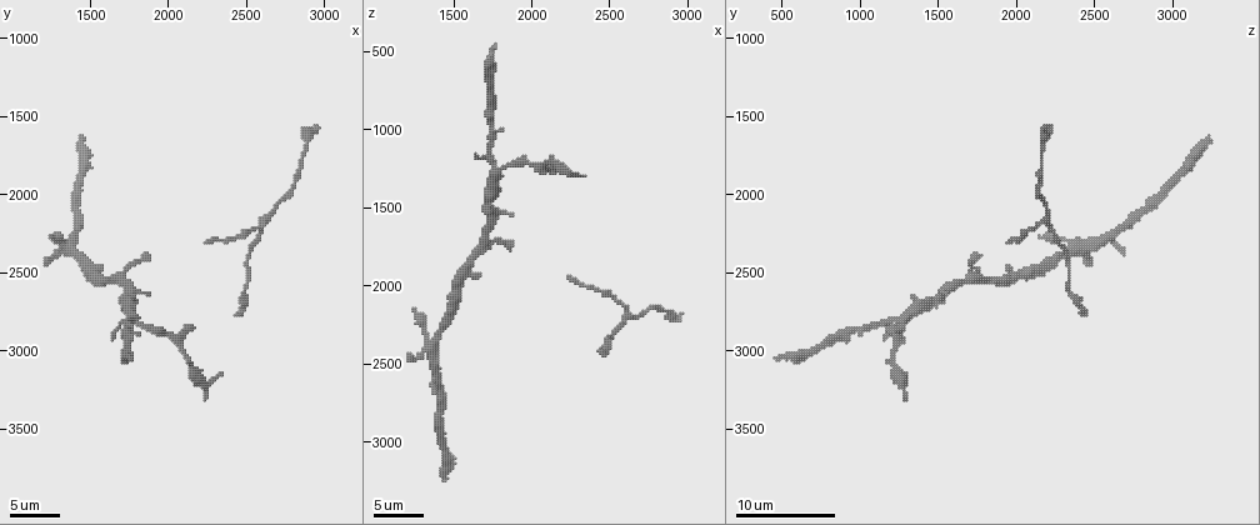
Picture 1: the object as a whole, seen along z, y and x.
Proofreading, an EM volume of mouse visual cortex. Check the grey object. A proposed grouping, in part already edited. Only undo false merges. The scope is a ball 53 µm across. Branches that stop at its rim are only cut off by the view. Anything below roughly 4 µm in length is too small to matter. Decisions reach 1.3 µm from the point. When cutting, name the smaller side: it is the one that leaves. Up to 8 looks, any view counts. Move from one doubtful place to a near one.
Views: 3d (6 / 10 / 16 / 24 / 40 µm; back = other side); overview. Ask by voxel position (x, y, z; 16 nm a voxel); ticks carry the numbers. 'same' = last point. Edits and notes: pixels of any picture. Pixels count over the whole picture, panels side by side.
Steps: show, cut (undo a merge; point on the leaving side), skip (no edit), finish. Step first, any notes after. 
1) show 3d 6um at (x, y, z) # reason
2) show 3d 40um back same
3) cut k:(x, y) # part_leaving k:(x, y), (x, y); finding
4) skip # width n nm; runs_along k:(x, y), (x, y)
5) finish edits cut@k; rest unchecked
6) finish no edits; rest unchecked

show 3d 10um at (1780, 2800, 1260) # small branch off a trunk

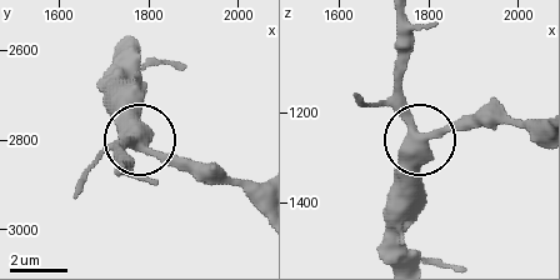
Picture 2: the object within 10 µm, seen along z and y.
skip # width 380 nm; runs_along 2:(113, 54), (115, 99), (144, 140), (196, 164); continuous, no second neuron

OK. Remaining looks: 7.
show 3d 10um at (1680, 2540, 1740)

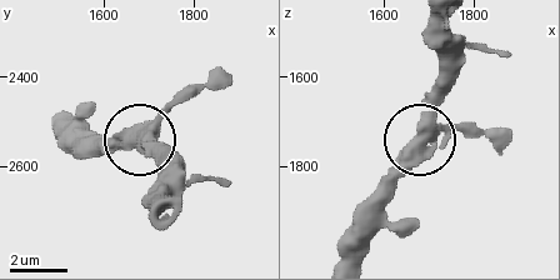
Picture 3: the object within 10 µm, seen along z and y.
skip # side_arm 31 um; one neuron here

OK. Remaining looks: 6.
show 3d 16um at (2420, 2280, 2020) # calibre changes

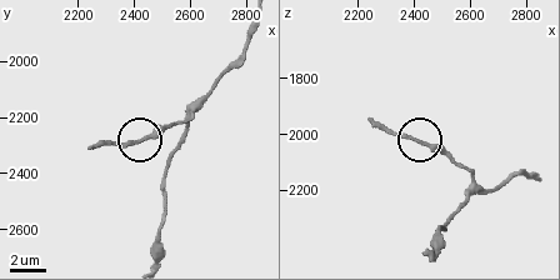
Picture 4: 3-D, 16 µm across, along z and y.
skip # continuous, no second neuron

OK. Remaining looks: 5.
show 3d 6um at (2600, 2200, 2200) # side arm on a straight run

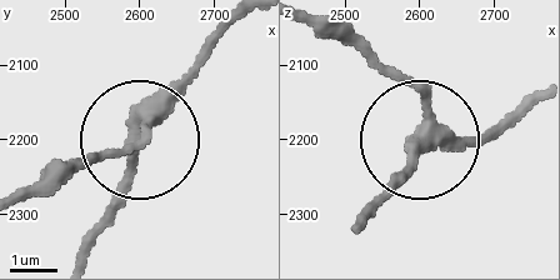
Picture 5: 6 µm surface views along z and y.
show 3d 6um back same

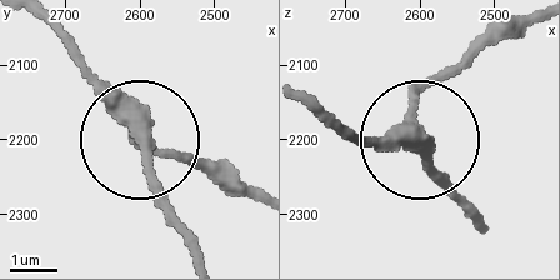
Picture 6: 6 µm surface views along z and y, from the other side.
skip # arms 3; continuous, no second neuron

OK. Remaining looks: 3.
finish no edits; rest unchecked

